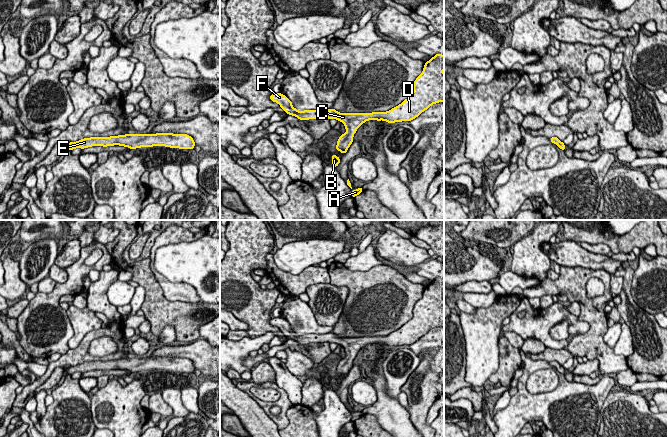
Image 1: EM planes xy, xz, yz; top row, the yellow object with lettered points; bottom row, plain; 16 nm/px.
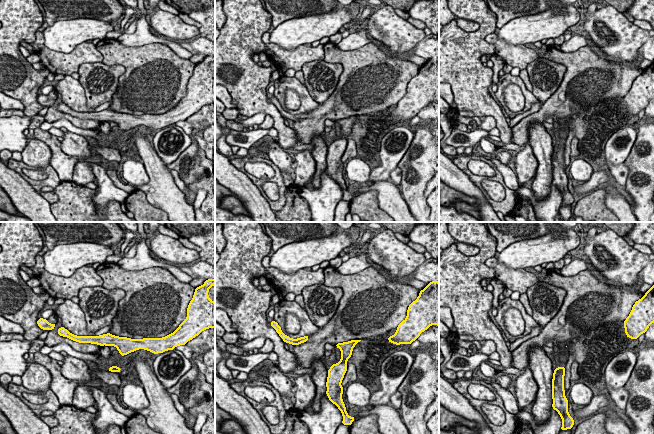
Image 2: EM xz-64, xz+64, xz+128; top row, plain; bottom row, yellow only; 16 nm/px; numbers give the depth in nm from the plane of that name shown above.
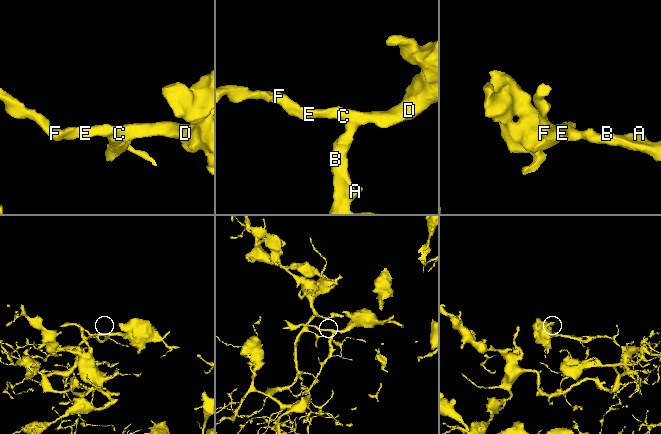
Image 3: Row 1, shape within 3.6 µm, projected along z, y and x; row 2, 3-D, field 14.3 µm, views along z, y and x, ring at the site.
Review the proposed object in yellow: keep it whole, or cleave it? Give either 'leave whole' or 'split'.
leave whole

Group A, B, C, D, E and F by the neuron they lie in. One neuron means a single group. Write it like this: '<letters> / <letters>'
A B C D E F

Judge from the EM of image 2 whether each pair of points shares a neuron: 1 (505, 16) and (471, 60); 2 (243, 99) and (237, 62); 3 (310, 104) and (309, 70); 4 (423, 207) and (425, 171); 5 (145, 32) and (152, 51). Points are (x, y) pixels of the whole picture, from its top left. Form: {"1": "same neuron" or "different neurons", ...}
{"1": "different neurons", "2": "same neuron", "3": "different neurons", "4": "same neuron", "5": "different neurons"}

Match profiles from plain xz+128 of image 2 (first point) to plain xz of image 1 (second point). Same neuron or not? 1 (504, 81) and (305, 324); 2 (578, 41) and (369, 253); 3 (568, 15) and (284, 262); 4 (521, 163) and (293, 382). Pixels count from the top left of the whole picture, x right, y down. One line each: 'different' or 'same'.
1: same
2: same
3: same
4: different

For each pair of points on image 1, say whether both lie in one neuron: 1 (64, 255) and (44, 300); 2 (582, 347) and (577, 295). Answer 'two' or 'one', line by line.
1: two
2: one

